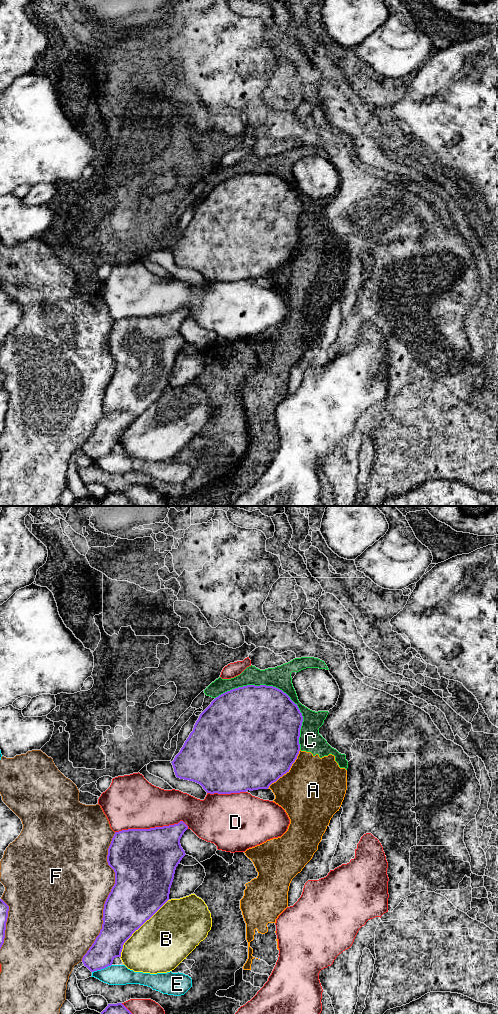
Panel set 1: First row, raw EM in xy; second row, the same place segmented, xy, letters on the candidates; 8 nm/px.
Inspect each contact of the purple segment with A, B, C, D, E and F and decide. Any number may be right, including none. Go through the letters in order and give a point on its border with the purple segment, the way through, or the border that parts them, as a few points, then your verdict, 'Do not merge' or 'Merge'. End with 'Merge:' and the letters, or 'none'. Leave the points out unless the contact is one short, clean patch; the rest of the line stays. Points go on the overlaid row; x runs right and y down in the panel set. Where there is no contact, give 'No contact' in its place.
A: Touches purple at xy (287, 771). Do not merge
B: Touches purple at xy (138, 928). Do not merge
C: Touches purple at xy (277, 688). Do not merge
D: Touches purple at xy (151, 828). Do not merge
E: Touches purple at xy (101, 968). Do not merge
F: Touches purple at xy (108, 896). Do not merge
Merge: none

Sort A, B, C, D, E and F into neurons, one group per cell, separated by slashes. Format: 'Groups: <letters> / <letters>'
Groups: A C / B / D / E / F

